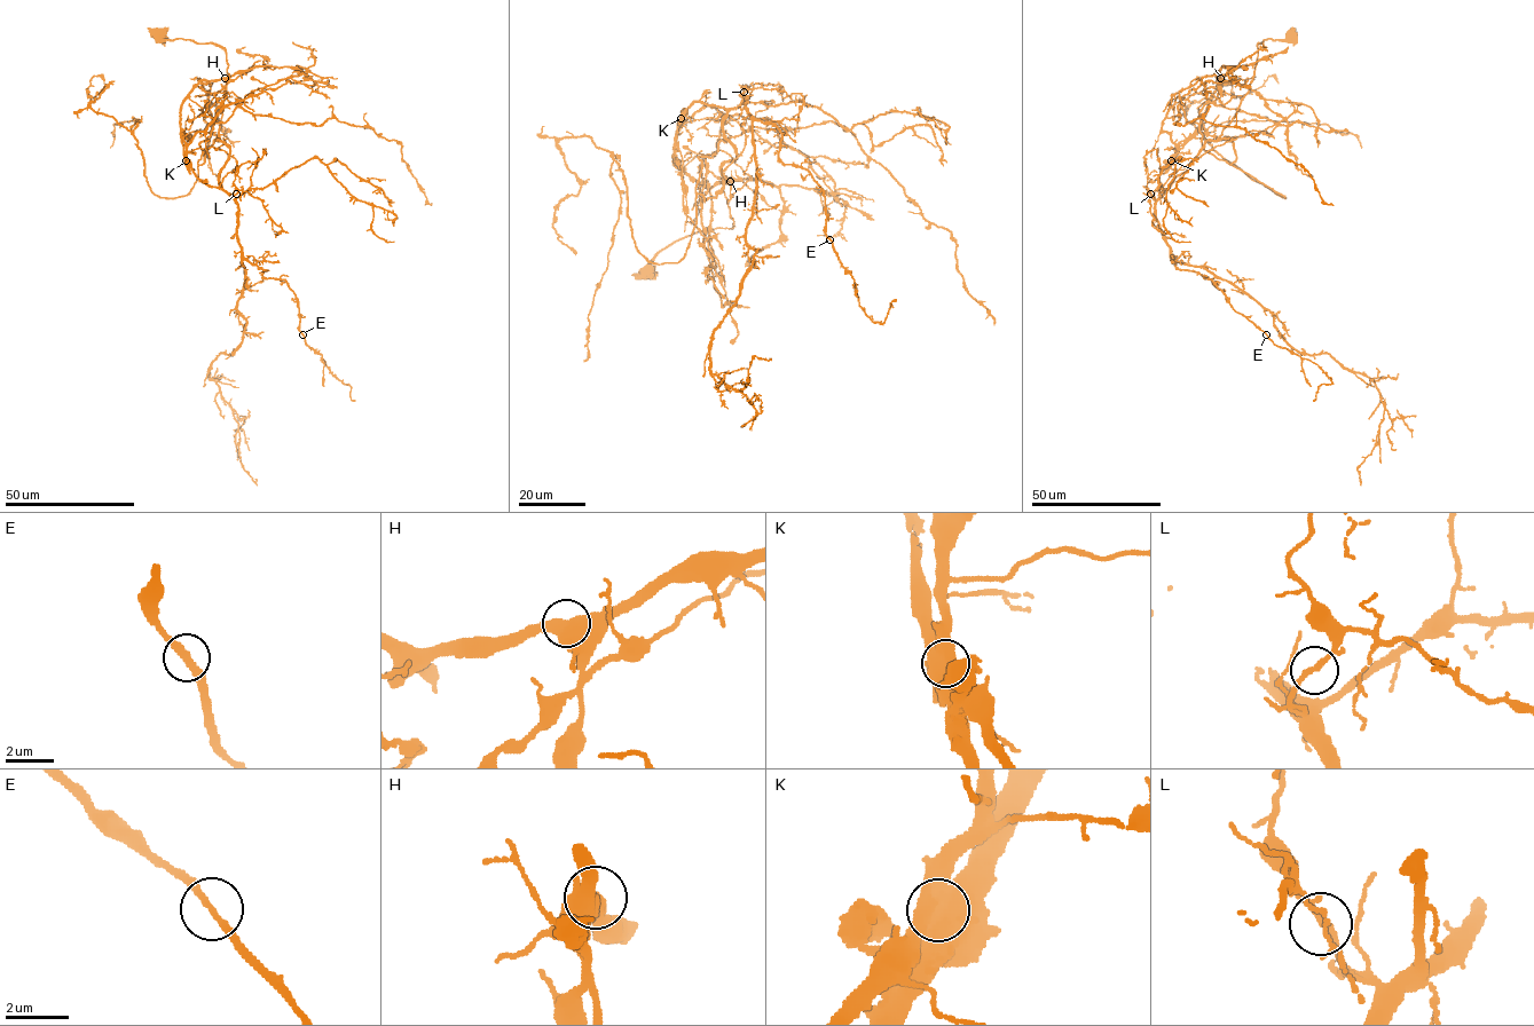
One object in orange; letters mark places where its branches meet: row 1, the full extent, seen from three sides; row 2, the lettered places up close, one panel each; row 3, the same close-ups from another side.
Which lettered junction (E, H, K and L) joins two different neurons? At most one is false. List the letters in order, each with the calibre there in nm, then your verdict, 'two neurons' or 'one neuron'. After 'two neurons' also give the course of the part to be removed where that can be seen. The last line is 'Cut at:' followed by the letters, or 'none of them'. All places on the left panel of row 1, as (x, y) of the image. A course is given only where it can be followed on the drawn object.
E: 240 nm thick; one neuron
H: 550 nm thick; one neuron
K: 1000 nm thick; two neurons; foreign part runs (186, 160), (180, 109), (205, 80), (213, 121), (207, 156), (220, 178)
L: 240 nm thick; one neuron
Cut at: K

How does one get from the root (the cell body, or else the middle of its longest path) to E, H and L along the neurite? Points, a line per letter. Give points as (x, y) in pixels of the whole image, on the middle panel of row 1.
E: (647, 271), (674, 242), (734, 226), (723, 119), (746, 97), (780, 132), (778, 158), (823, 190), (830, 239)
H: (647, 271), (734, 226), (723, 179), (695, 191), (698, 156), (730, 181)
L: (647, 271), (674, 242), (734, 226), (721, 166), (736, 150), (723, 119), (745, 92)

